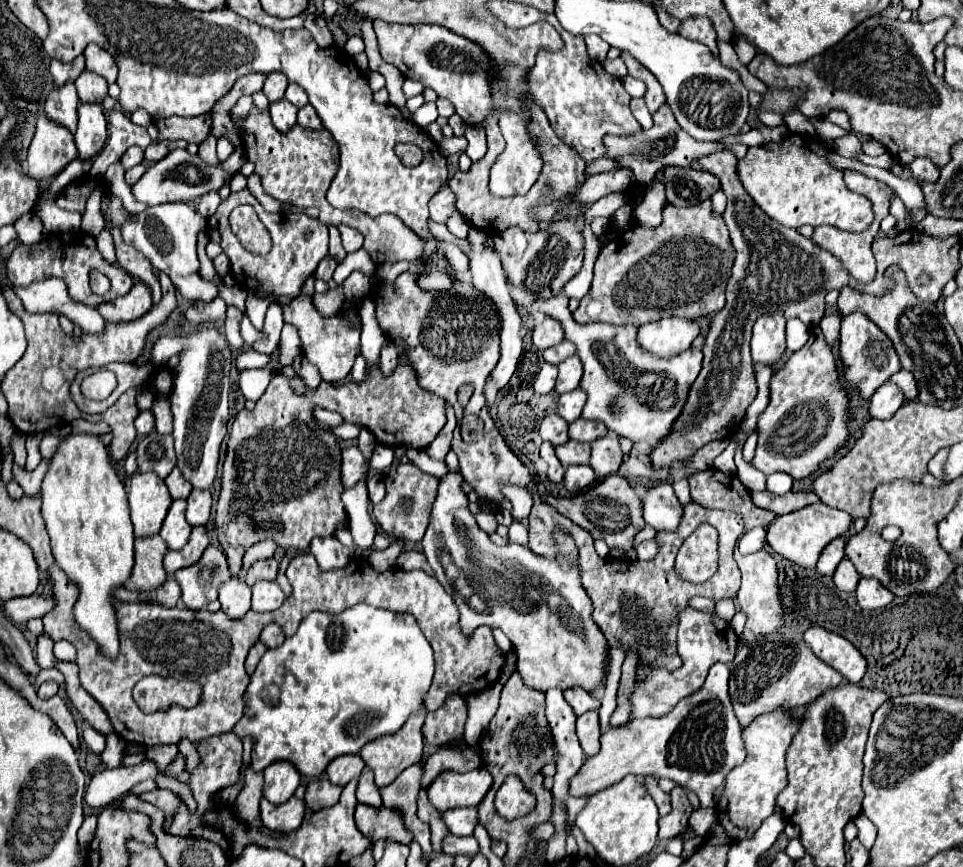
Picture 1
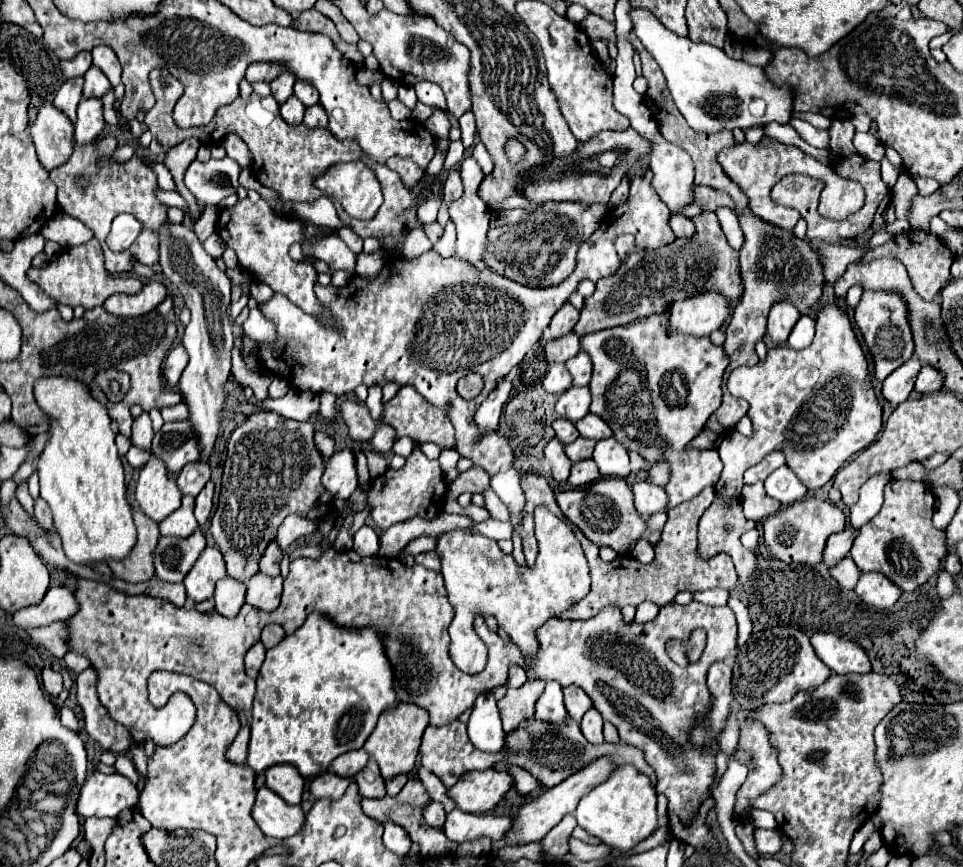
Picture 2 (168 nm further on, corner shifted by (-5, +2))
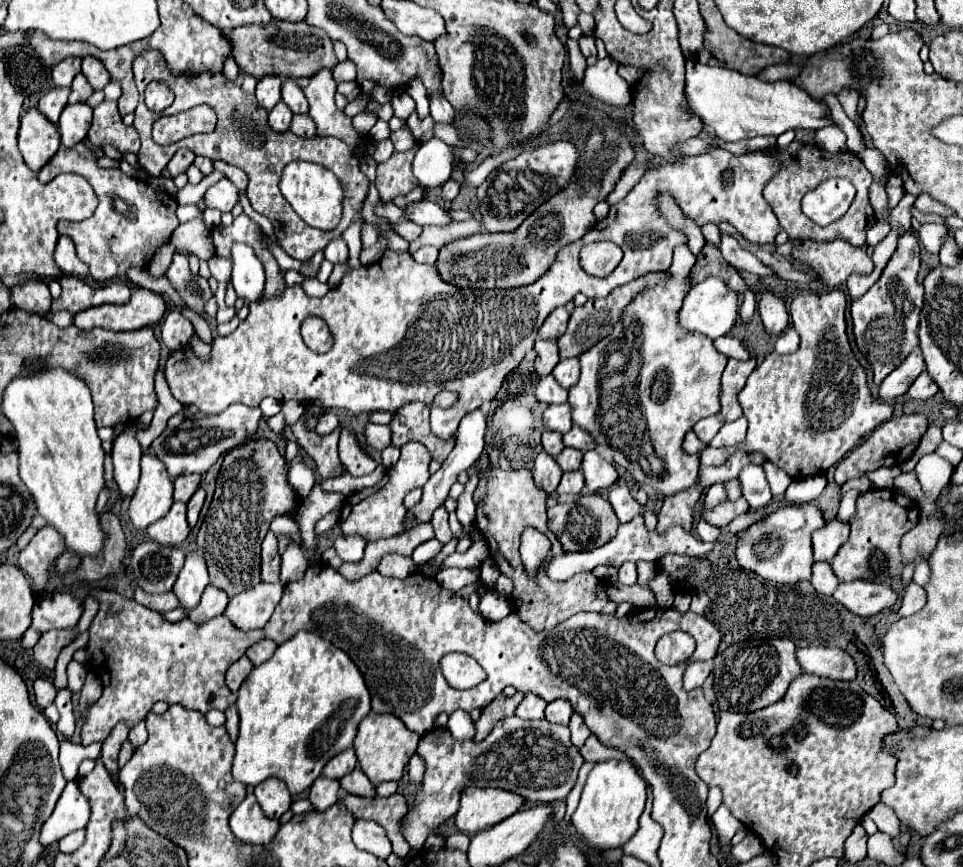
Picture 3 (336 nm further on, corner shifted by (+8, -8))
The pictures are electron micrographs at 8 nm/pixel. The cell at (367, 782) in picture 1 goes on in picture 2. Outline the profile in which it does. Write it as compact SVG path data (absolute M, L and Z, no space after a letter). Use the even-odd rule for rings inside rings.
M370 759L368 765L354 775L354 781L356 781L362 797L372 797L372 799L376 799L376 797L384 797L384 795L386 795L384 779L382 779L382 775L380 775L378 765L376 765L374 759Z

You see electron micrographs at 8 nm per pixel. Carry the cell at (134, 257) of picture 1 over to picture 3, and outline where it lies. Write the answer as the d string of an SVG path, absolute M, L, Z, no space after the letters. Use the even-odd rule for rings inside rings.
M83 141L71 149L59 147L55 157L39 171L39 179L47 183L59 173L77 173L89 179L99 197L99 205L93 217L79 223L59 221L57 225L61 235L73 239L77 255L89 266L89 275L95 283L109 279L125 279L127 271L133 267L143 269L151 261L155 251L161 245L169 243L173 229L179 225L179 219L175 215L177 203L173 201L173 197L169 197L167 193L157 193L141 179L127 177L121 169L99 167L95 151Z

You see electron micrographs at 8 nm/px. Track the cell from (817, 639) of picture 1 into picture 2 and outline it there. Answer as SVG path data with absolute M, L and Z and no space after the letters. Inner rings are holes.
M816 633L812 645L820 661L832 669L832 673L870 673L870 659L866 651L848 639L840 639L834 633Z

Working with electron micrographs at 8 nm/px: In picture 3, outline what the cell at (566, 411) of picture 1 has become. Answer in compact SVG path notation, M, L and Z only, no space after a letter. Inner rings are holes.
M569 403L549 405L543 413L543 425L551 431L567 433L571 429L571 405Z

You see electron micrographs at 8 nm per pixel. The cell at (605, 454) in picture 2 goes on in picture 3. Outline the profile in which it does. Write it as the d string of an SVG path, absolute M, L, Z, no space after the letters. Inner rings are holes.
M587 451L583 455L581 469L585 473L585 491L587 493L607 491L617 481L617 469L613 467L613 463L605 461L597 451Z

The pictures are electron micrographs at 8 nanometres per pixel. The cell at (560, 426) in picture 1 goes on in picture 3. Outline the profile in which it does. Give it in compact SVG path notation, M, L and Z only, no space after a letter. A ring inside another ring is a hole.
M545 431L543 433L543 449L551 455L551 457L557 457L563 449L563 441L561 441L561 433L557 431Z

